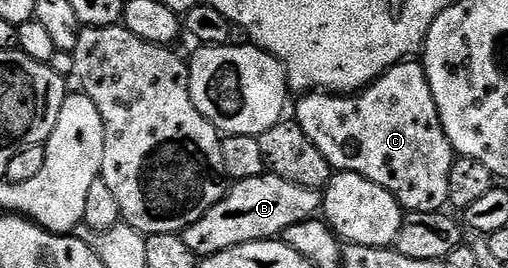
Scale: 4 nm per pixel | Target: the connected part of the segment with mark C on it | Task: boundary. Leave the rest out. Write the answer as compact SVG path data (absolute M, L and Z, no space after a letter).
M400 61L365 90L352 94L306 92L299 98L293 117L335 171L359 174L380 184L396 196L403 211L437 214L447 209L448 172L456 155L440 124L421 61Z

